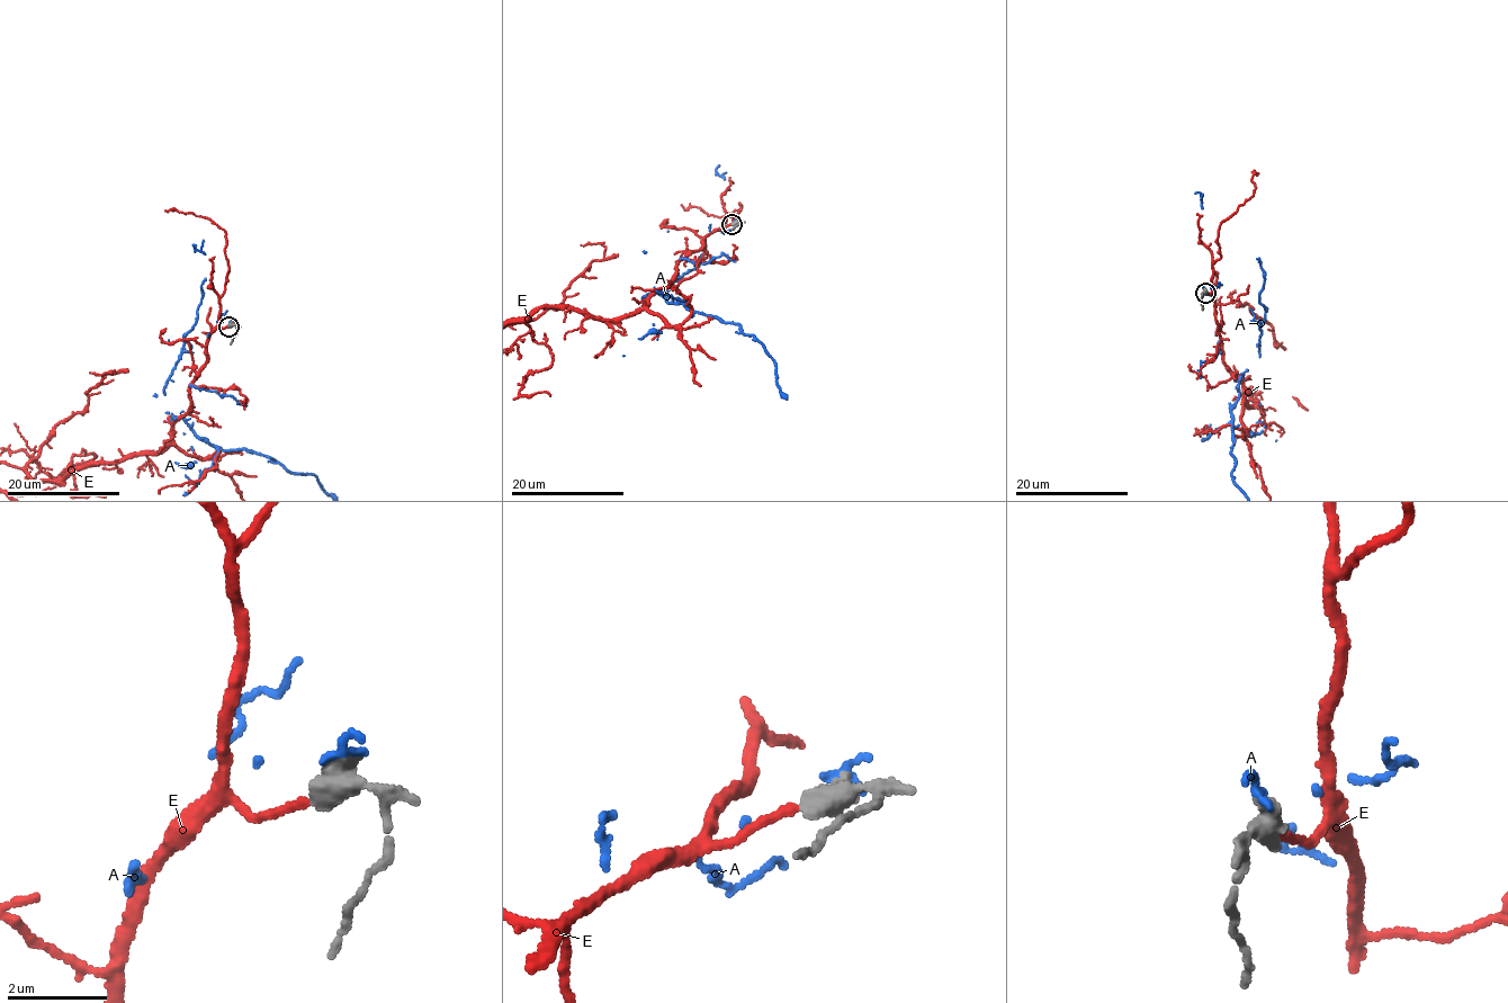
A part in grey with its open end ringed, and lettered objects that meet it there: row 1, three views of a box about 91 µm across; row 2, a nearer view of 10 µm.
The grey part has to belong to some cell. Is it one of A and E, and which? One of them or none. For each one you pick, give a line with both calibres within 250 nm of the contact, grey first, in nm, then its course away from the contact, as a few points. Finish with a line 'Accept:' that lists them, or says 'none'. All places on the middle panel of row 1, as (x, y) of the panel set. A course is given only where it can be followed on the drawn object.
E: 360 nm thick on the grey side, 150 nm on the other
Accept: E

